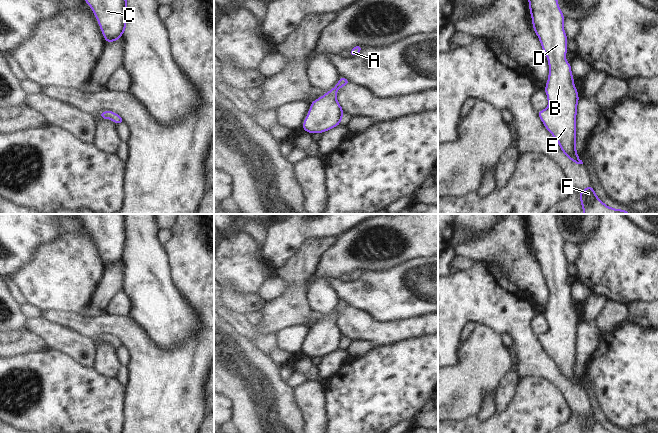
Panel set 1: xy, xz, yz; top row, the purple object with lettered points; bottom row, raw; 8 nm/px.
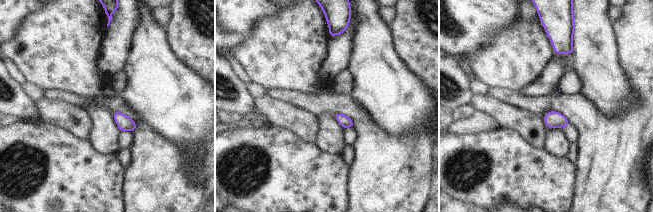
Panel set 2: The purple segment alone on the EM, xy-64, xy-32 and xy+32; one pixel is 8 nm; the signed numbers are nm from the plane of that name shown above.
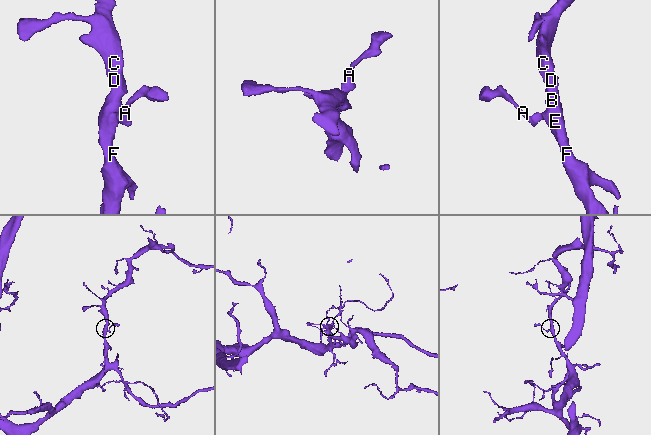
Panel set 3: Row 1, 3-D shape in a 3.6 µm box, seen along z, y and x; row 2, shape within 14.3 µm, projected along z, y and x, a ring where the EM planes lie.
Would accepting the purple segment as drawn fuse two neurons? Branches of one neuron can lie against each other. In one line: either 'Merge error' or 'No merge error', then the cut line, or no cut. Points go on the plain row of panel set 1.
No merge error. No split.

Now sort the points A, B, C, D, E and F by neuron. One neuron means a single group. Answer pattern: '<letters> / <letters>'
A B C D E F

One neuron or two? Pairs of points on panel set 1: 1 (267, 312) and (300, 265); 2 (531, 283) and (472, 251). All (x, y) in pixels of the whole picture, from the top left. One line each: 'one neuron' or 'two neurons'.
1: one neuron
2: one neuron

